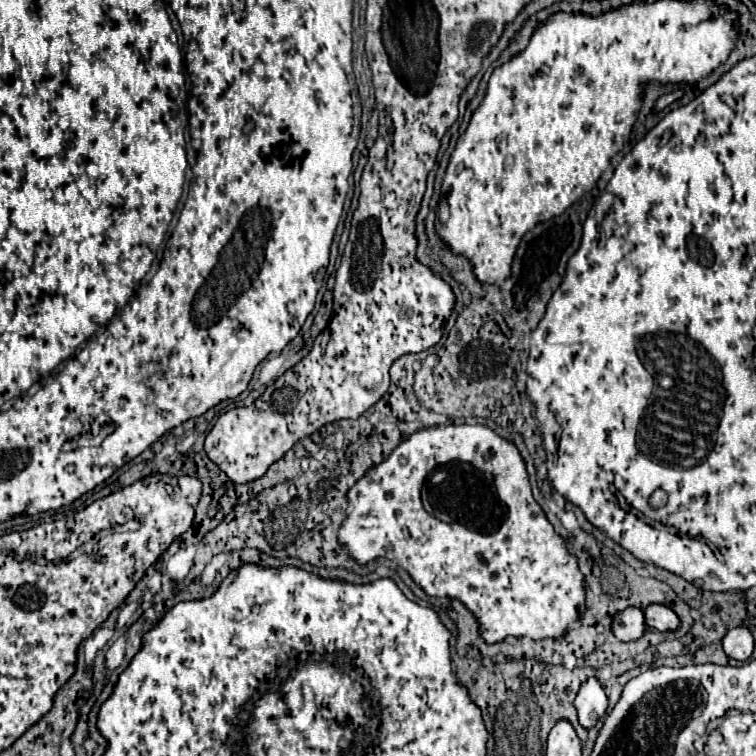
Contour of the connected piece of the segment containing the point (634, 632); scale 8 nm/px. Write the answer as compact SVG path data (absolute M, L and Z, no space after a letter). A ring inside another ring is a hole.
M627 608L627 612L619 612L617 620L619 620L619 624L615 624L613 634L615 634L615 638L619 638L621 642L635 642L635 640L639 640L639 638L645 634L645 630L647 630L645 614L643 614L643 610L639 610L639 608Z

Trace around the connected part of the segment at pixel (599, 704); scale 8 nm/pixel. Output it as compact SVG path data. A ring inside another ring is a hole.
M589 678L585 684L581 684L579 694L575 698L575 708L579 712L579 724L587 730L595 728L597 720L605 716L607 712L607 694L597 678Z

